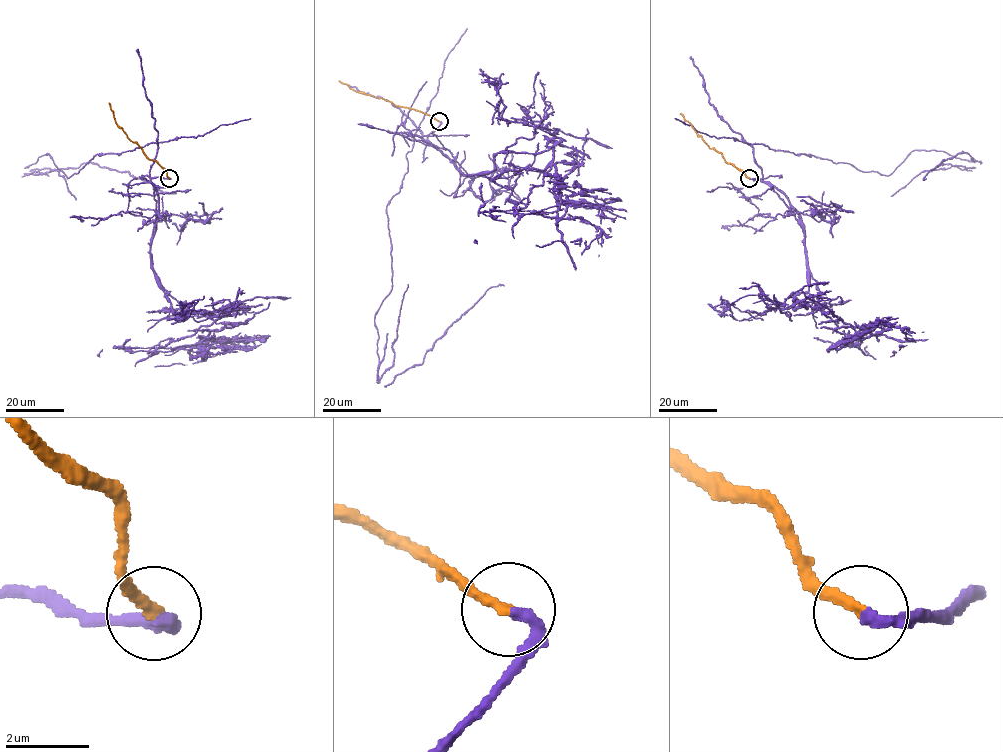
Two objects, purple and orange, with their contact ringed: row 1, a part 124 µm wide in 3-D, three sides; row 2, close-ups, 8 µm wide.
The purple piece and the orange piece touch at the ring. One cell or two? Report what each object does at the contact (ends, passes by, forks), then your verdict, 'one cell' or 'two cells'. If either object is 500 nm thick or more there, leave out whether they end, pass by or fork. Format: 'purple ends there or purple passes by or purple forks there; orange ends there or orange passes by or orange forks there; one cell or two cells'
purple ends there; orange ends there; two cells

